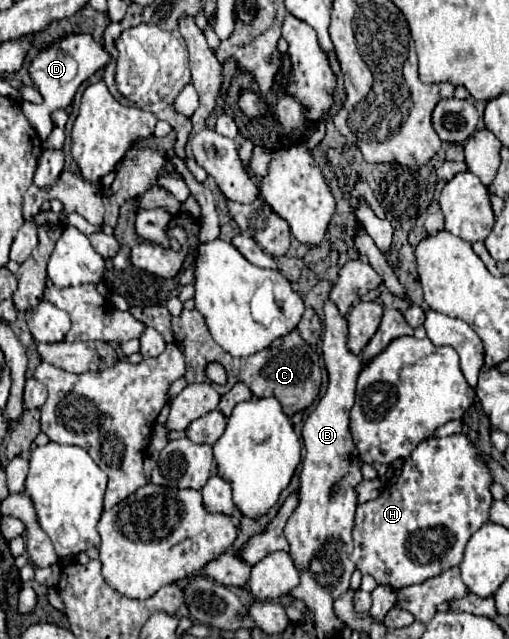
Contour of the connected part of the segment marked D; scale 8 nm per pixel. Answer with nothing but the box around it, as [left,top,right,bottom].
[30,35,110,111]

